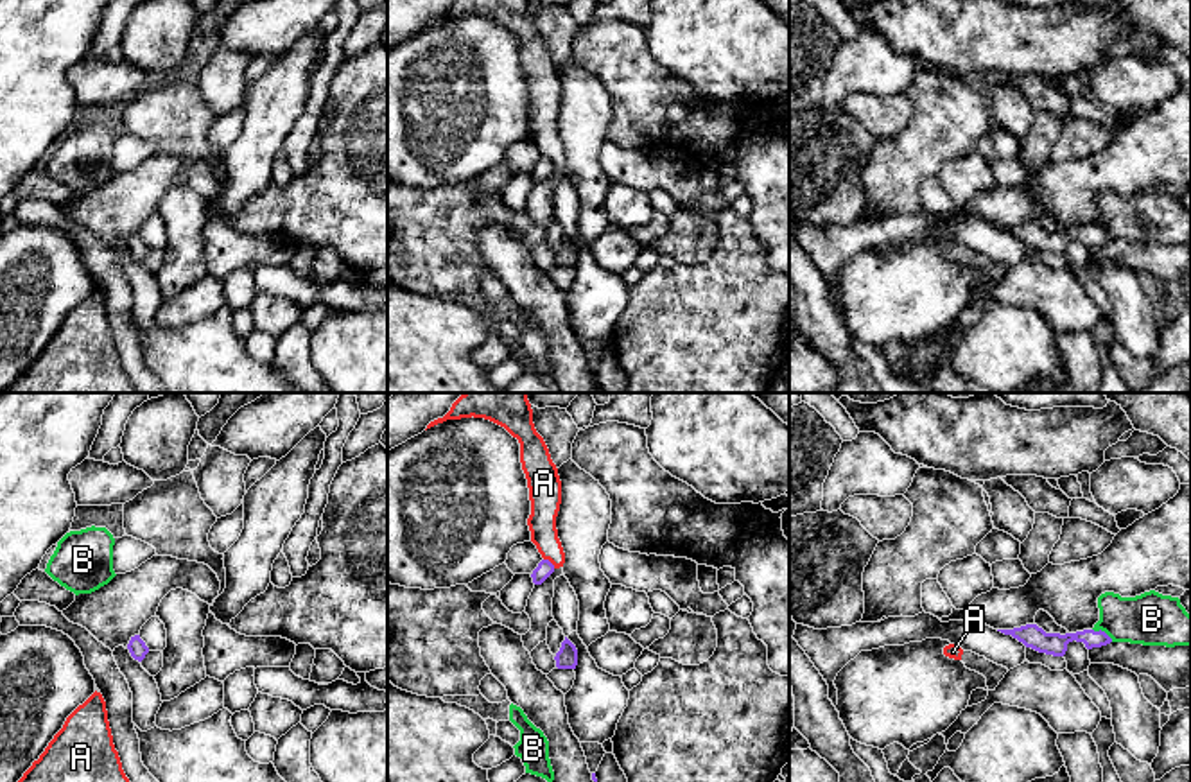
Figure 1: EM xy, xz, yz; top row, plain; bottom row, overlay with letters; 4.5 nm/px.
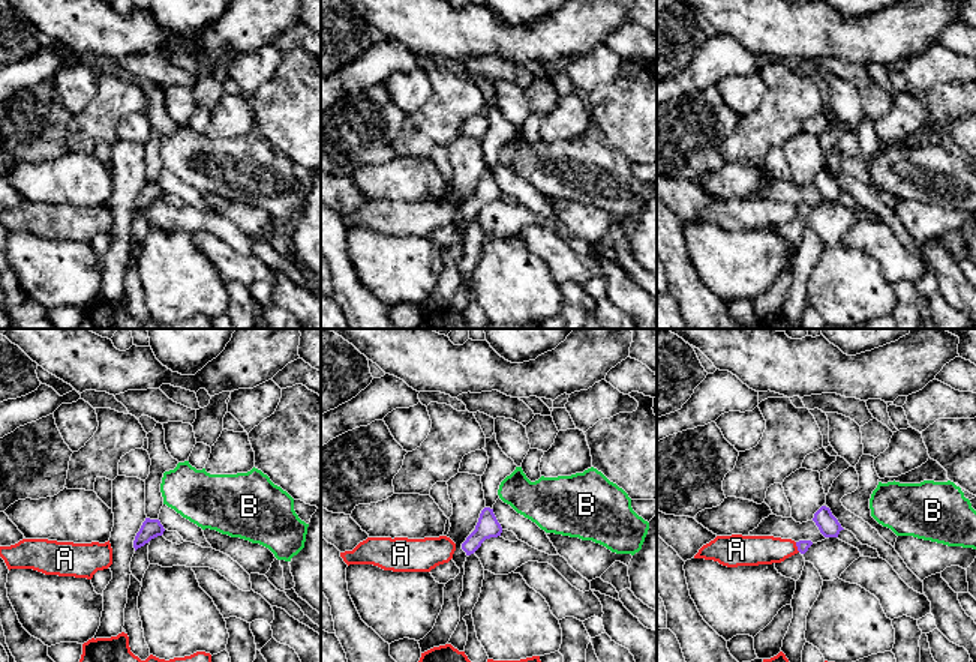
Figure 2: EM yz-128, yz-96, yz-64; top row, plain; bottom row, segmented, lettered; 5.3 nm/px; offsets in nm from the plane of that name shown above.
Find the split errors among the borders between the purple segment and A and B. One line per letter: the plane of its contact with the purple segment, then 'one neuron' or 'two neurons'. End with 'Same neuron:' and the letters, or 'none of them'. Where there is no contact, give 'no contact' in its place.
A: xz | two neurons
B: yz | two neurons
Same neuron: none of them

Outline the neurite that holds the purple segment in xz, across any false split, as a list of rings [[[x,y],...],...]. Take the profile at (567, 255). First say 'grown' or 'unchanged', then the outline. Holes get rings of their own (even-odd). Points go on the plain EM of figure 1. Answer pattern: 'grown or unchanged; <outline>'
unchanged; [[[567,235],[561,240],[561,246],[556,251],[554,258],[556,258],[558,267],[576,267],[576,264],[578,264],[578,248]]]

